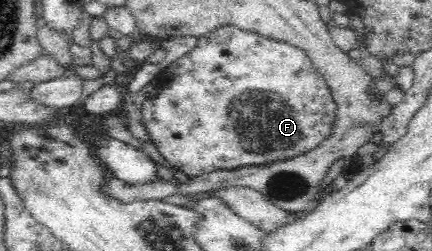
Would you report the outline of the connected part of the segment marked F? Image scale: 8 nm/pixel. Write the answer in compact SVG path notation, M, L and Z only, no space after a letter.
M233 25L220 26L201 37L194 49L161 70L155 82L161 90L155 98L145 99L143 125L161 156L190 177L305 154L331 134L336 118L331 89L304 50Z

